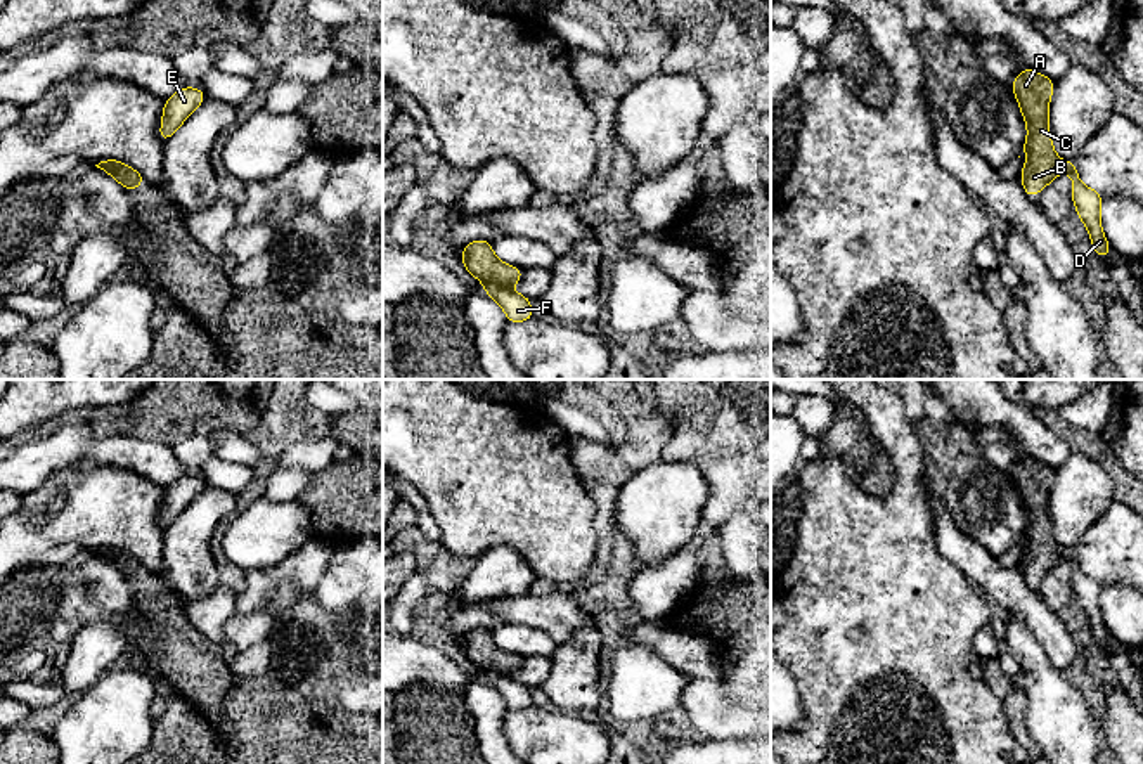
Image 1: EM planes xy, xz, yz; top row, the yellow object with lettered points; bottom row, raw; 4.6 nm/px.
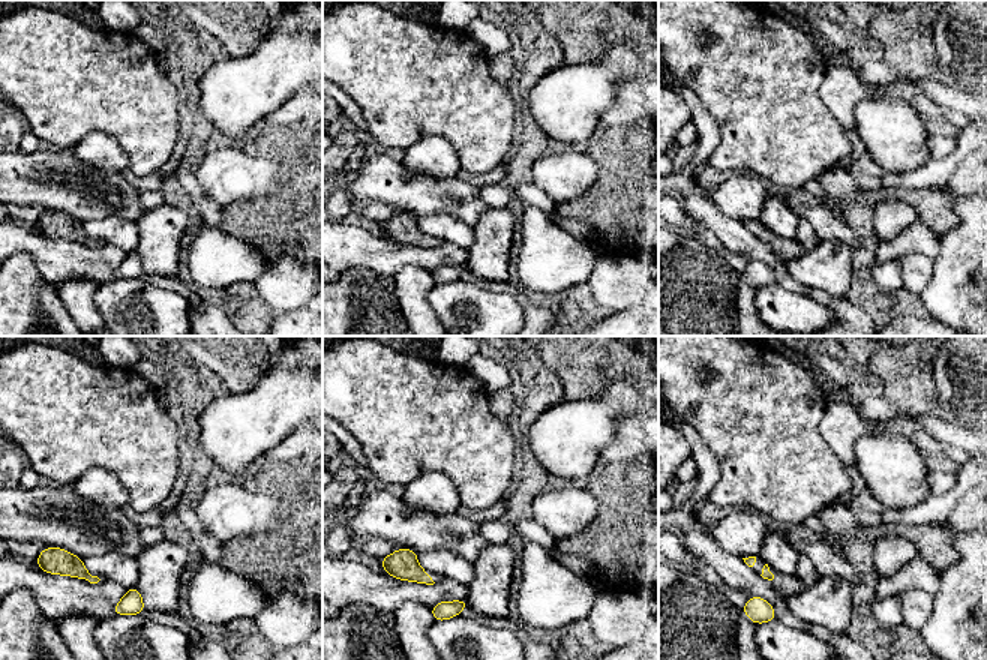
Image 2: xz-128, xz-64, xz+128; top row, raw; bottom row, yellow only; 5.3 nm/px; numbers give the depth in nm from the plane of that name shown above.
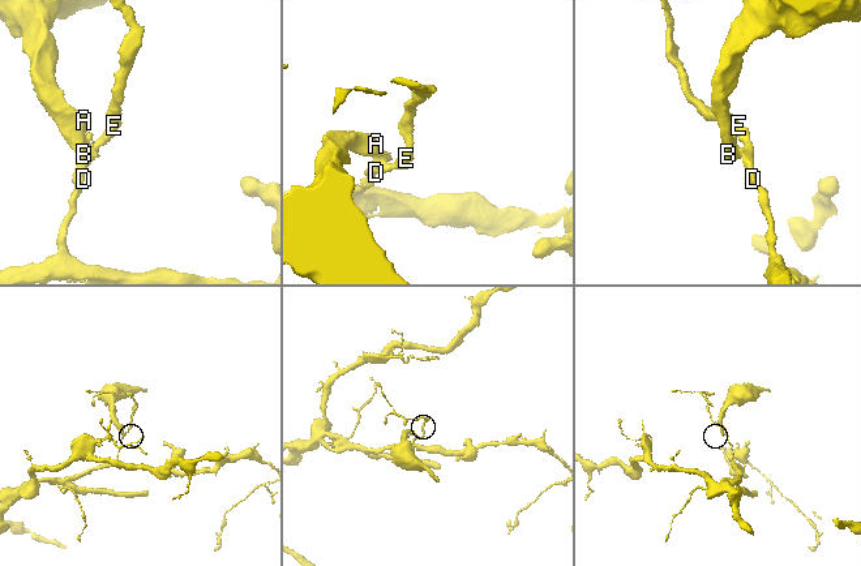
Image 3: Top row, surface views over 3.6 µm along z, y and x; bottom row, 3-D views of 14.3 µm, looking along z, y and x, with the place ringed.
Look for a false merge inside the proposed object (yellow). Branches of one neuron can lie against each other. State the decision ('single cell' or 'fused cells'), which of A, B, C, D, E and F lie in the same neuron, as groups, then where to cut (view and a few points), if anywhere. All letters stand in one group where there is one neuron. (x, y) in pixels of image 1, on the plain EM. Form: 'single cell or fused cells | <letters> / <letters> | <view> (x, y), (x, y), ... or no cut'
fused cells | A B C / D E F | xz (485, 671), (506, 676)

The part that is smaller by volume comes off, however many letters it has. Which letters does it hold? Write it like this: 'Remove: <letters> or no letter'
Remove: A, B, C

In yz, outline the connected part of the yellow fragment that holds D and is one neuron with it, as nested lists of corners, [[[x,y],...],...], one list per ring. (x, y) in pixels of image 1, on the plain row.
[[[1063,549],[1063,558],[1072,565],[1072,589],[1089,620],[1095,641],[1101,646],[1108,646],[1112,638],[1103,624],[1100,610],[1100,592],[1103,584],[1081,570],[1074,549]]]

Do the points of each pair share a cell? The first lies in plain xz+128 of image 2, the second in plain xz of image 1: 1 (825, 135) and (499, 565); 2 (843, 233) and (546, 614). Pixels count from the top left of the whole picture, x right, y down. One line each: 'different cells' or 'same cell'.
1: different cells
2: same cell

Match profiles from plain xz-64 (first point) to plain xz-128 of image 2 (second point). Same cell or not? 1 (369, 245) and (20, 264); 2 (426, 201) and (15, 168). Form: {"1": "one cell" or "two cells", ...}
{"1": "two cells", "2": "one cell"}

